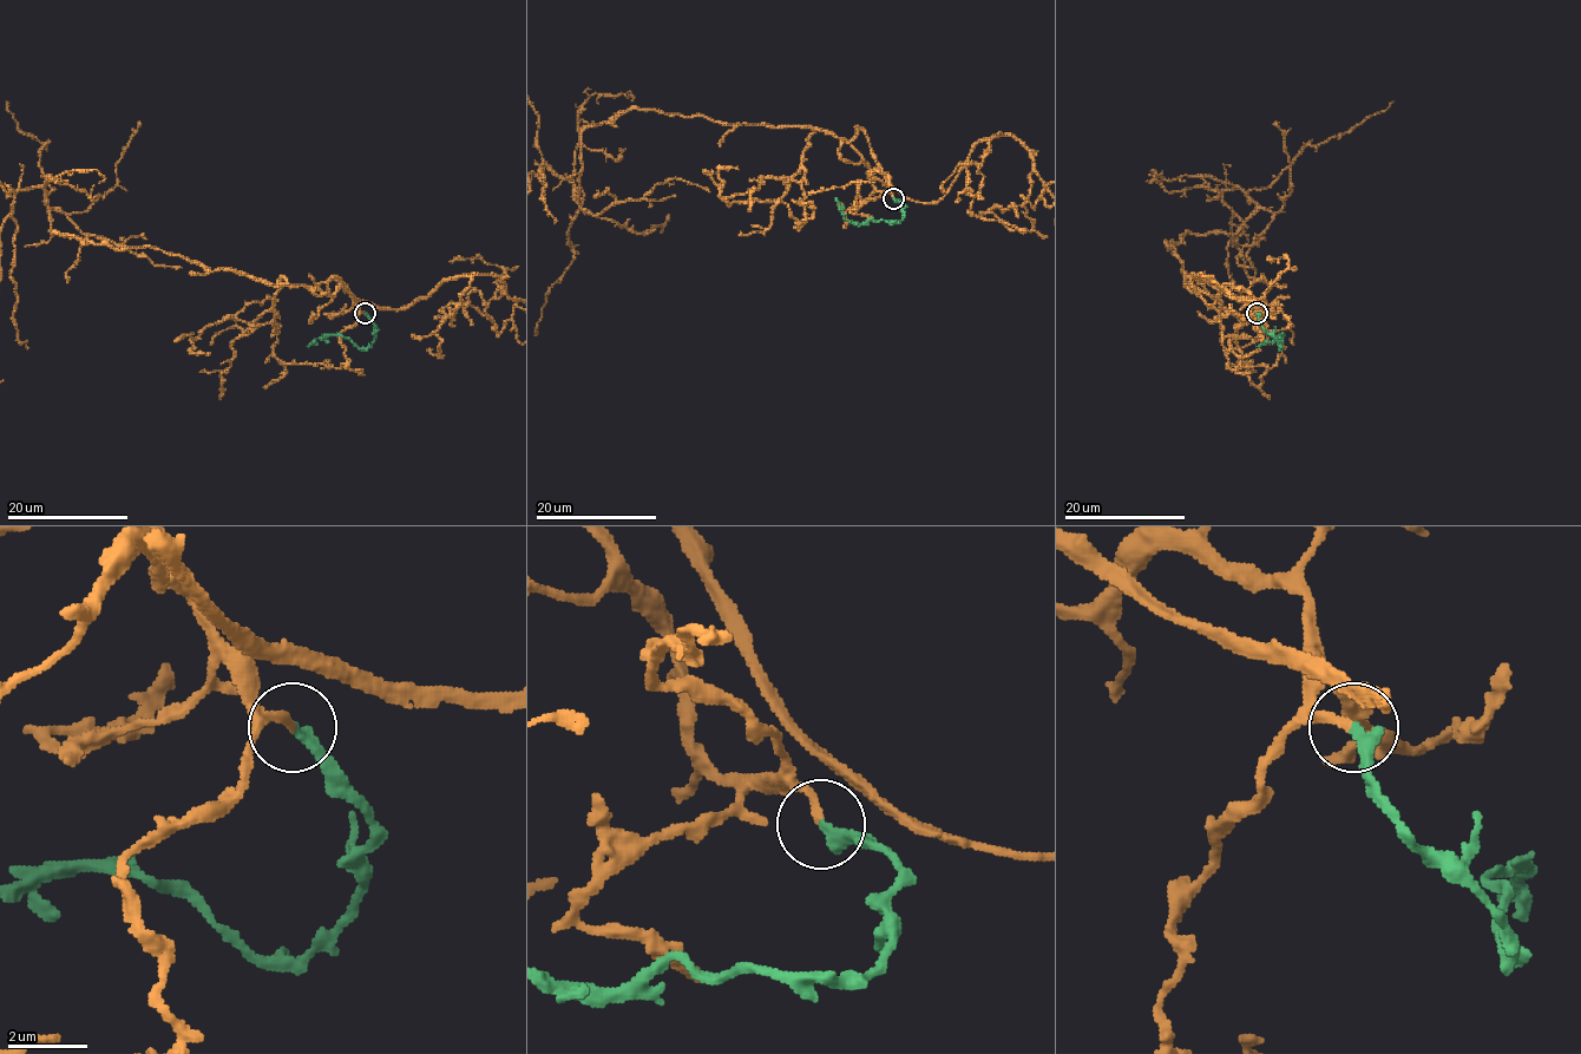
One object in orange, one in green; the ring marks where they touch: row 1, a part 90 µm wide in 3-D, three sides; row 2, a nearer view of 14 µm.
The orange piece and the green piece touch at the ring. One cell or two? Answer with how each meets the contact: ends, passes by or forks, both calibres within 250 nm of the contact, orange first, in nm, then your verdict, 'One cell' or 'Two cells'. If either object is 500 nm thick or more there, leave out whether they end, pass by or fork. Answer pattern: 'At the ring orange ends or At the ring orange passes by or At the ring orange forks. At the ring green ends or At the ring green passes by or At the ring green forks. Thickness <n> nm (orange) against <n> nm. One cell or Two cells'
At the ring orange ends. At the ring green ends. Thickness 200 nm (orange) against 320 nm. One cell

